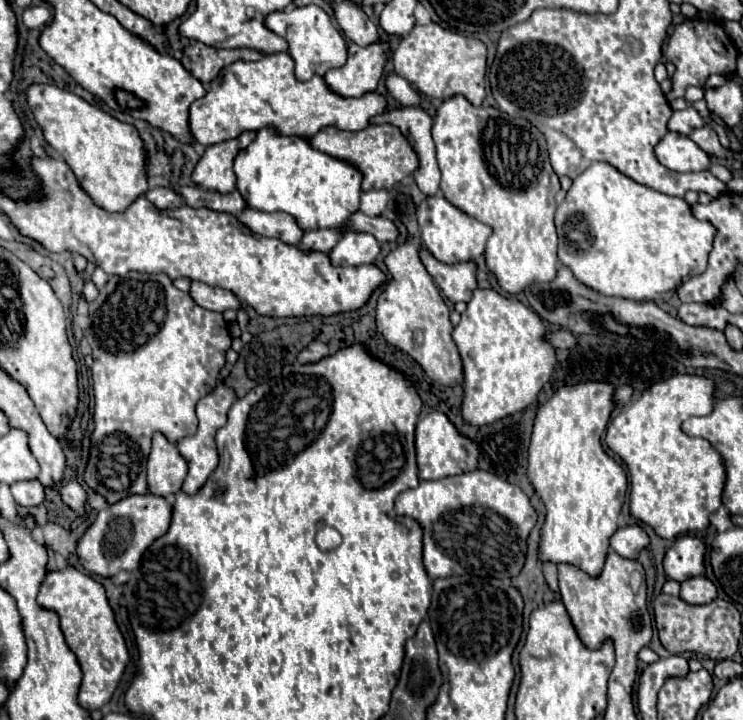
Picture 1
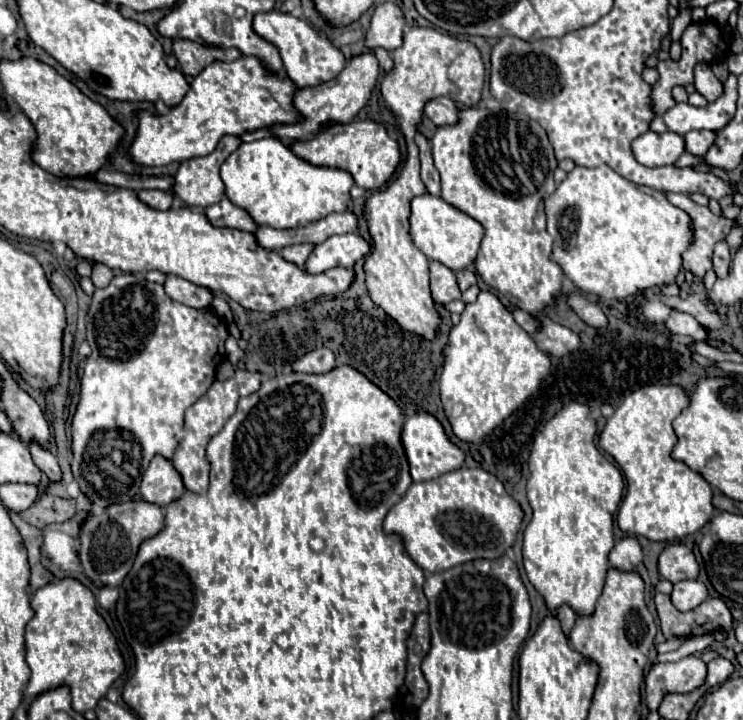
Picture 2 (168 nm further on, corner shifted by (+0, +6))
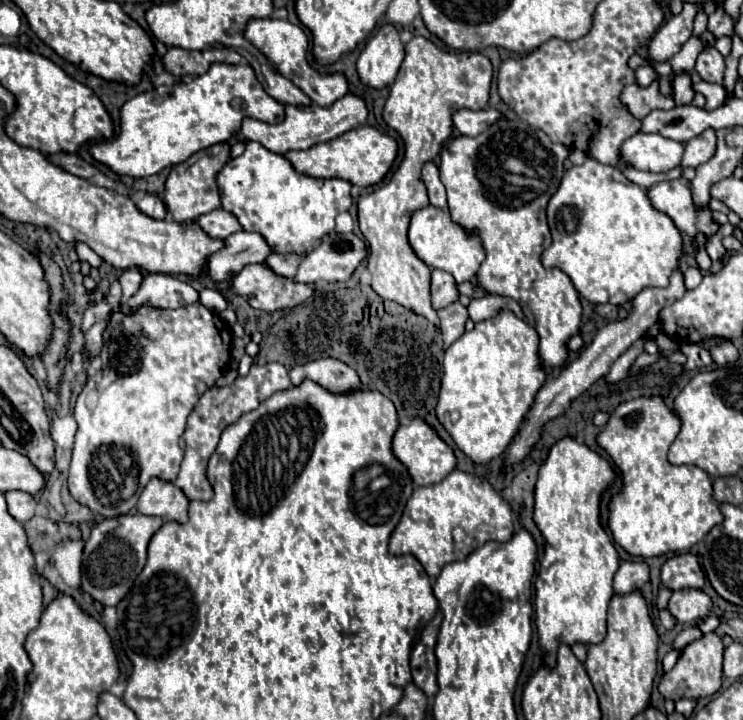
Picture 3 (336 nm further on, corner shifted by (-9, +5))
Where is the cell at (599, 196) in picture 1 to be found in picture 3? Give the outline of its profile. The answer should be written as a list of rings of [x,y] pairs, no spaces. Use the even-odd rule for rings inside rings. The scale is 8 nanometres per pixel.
[[[590,156],[584,164],[572,166],[564,172],[556,194],[548,202],[546,214],[552,232],[552,244],[542,250],[542,264],[546,268],[560,268],[566,272],[576,292],[592,304],[622,306],[644,288],[668,286],[672,270],[680,264],[682,236],[674,222],[666,214],[652,208],[644,188],[628,182],[618,168],[600,164]]]

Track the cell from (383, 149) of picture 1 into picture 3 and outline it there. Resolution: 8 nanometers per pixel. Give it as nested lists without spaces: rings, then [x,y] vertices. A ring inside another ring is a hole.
[[[356,126],[344,132],[338,138],[328,142],[314,144],[308,150],[296,150],[284,154],[284,158],[294,166],[296,172],[312,176],[312,178],[342,178],[354,186],[374,186],[378,184],[386,172],[392,168],[394,158],[398,152],[398,144],[384,132],[378,132],[372,126]]]

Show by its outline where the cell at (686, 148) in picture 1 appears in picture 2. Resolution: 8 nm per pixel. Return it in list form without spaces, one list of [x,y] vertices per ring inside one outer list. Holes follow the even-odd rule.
[[[647,131],[633,143],[633,153],[641,165],[661,167],[673,165],[685,151],[685,139],[677,133],[655,133]]]

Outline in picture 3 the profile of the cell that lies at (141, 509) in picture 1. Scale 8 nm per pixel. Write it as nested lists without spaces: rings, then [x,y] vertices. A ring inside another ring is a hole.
[[[126,514],[96,524],[82,552],[82,592],[98,600],[102,606],[116,606],[144,568],[148,542],[152,534],[162,526],[162,522],[164,520],[158,516]]]

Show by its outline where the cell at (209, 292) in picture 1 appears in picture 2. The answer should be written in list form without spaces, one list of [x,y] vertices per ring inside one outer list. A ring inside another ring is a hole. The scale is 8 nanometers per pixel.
[[[167,275],[165,291],[171,299],[185,303],[189,307],[195,307],[195,309],[209,307],[213,303],[213,297],[215,297],[211,289],[203,289],[203,287],[191,283],[191,281],[185,281],[181,277],[175,277],[175,275]]]

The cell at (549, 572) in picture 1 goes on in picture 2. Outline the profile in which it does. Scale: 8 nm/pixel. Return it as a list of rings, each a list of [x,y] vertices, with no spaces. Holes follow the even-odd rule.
[[[562,605],[558,608],[556,615],[561,623],[563,632],[569,637],[569,633],[575,624],[575,612],[568,605]]]

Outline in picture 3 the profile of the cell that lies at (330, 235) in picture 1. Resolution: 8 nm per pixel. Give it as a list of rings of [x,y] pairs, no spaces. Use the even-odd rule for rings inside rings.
[[[270,254],[262,264],[268,266],[274,274],[280,274],[282,278],[294,278],[296,268],[298,268],[300,258],[292,256],[292,254]]]

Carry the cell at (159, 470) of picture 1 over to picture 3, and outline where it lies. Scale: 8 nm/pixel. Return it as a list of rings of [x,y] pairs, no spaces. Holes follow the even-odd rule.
[[[152,478],[142,490],[136,510],[146,516],[160,516],[184,524],[188,520],[188,498],[172,482]]]

